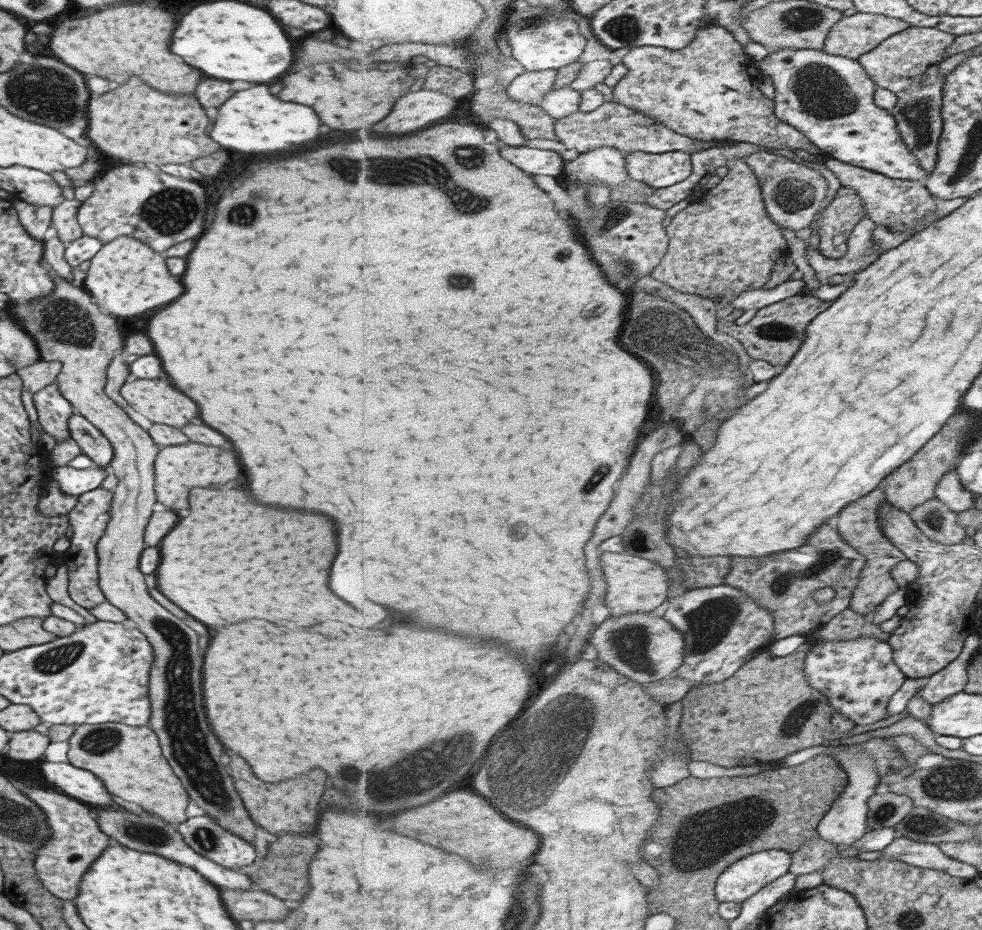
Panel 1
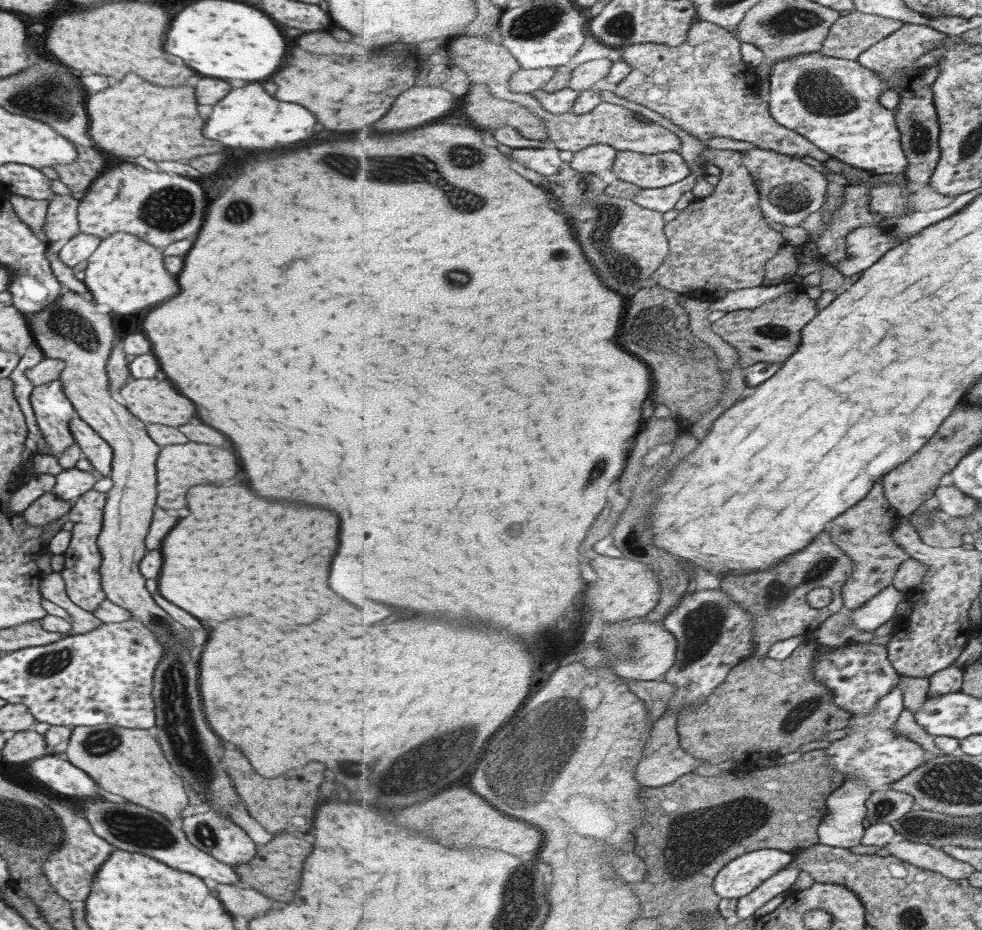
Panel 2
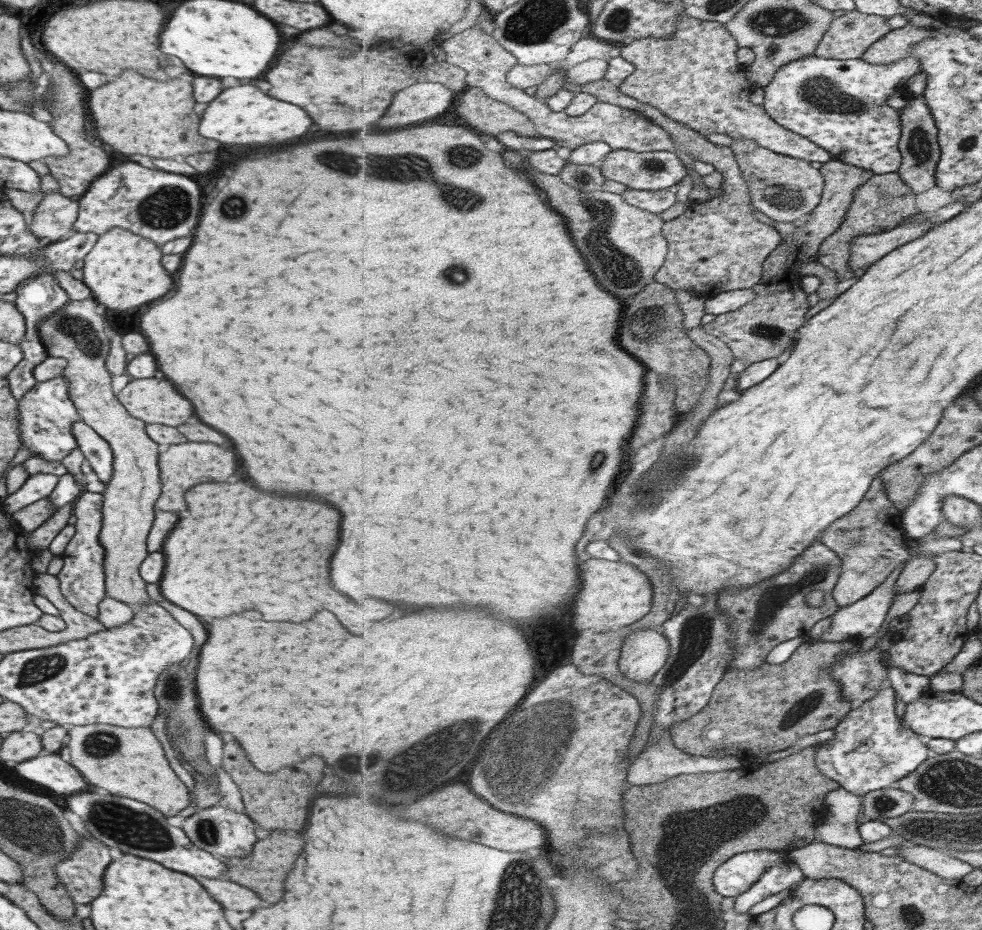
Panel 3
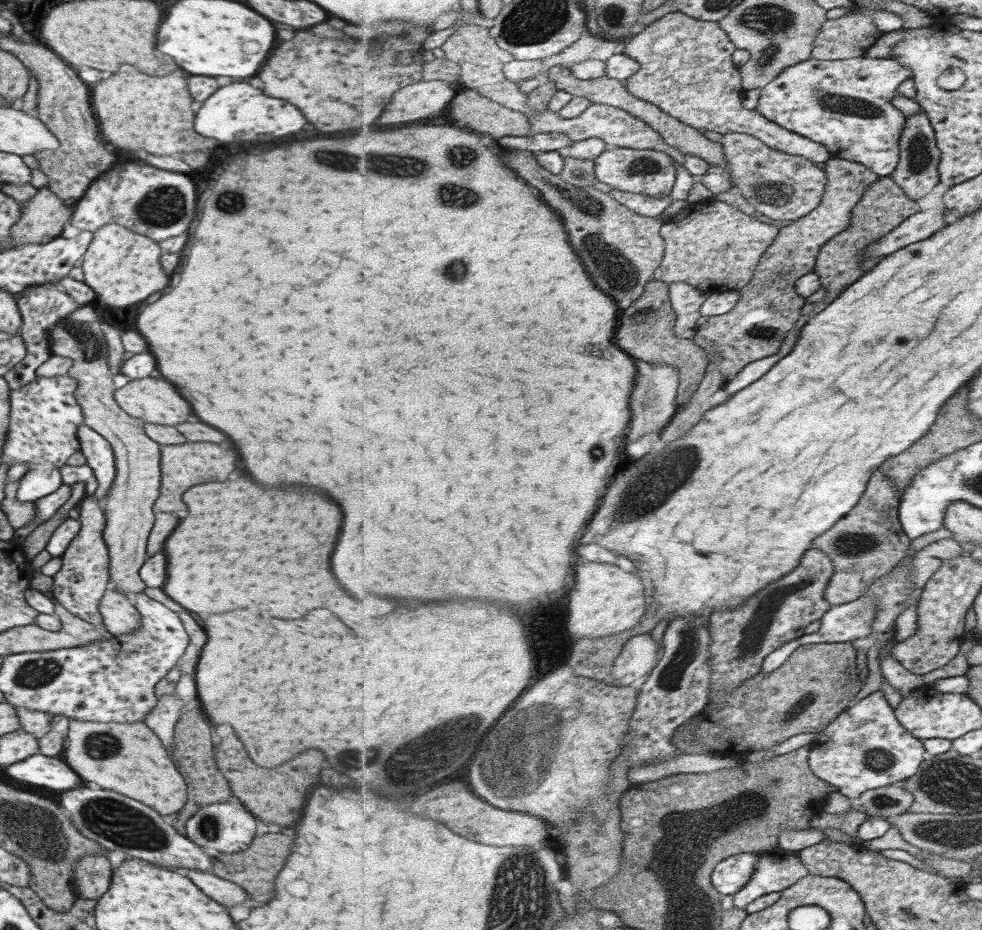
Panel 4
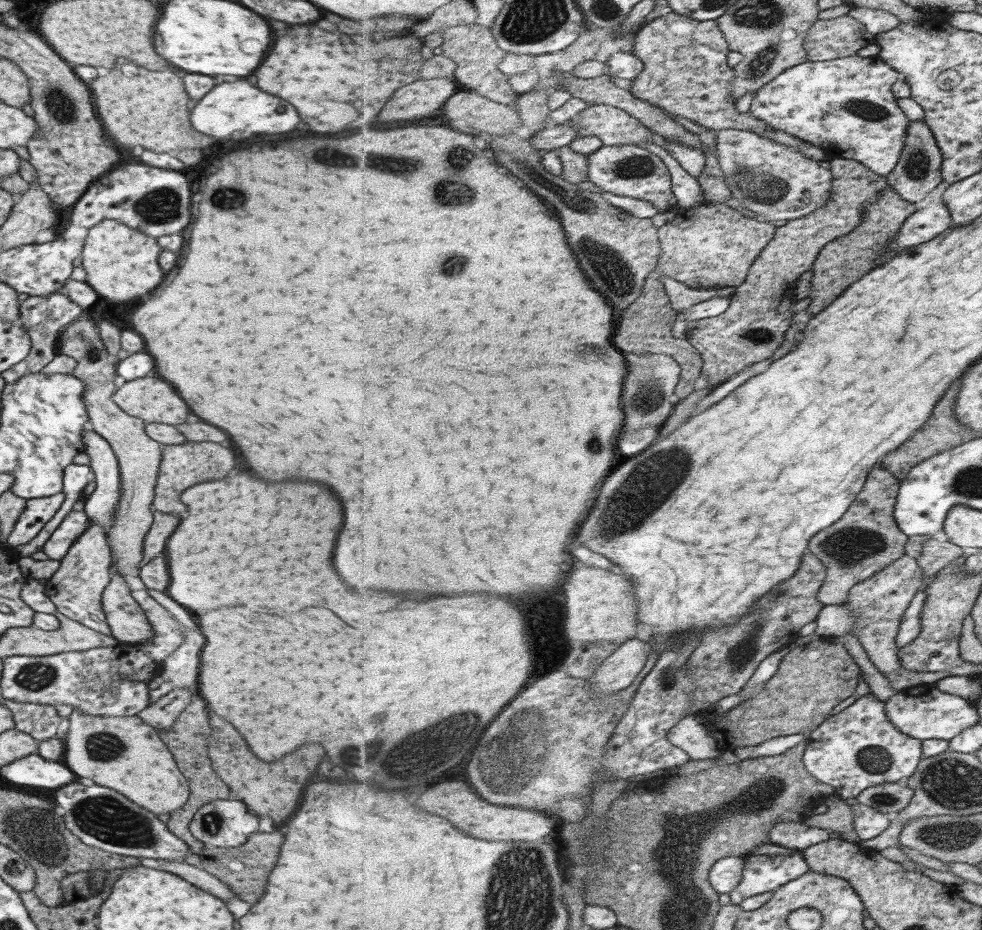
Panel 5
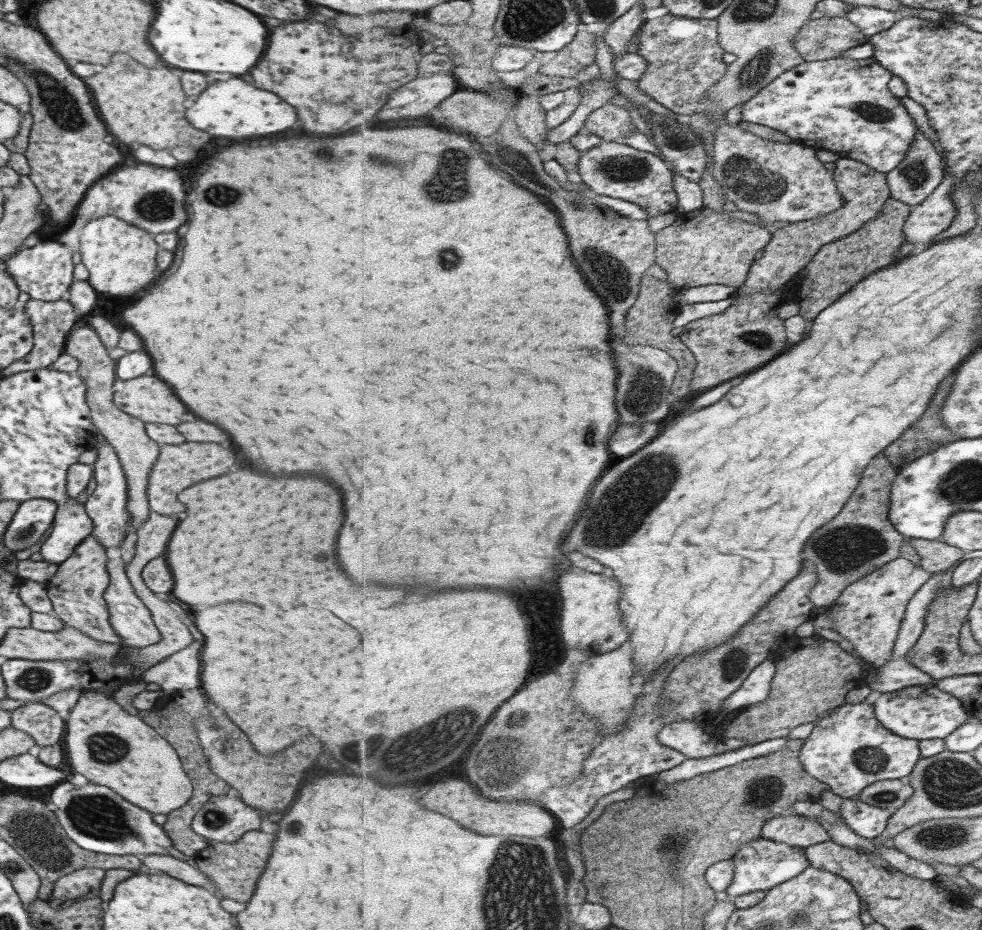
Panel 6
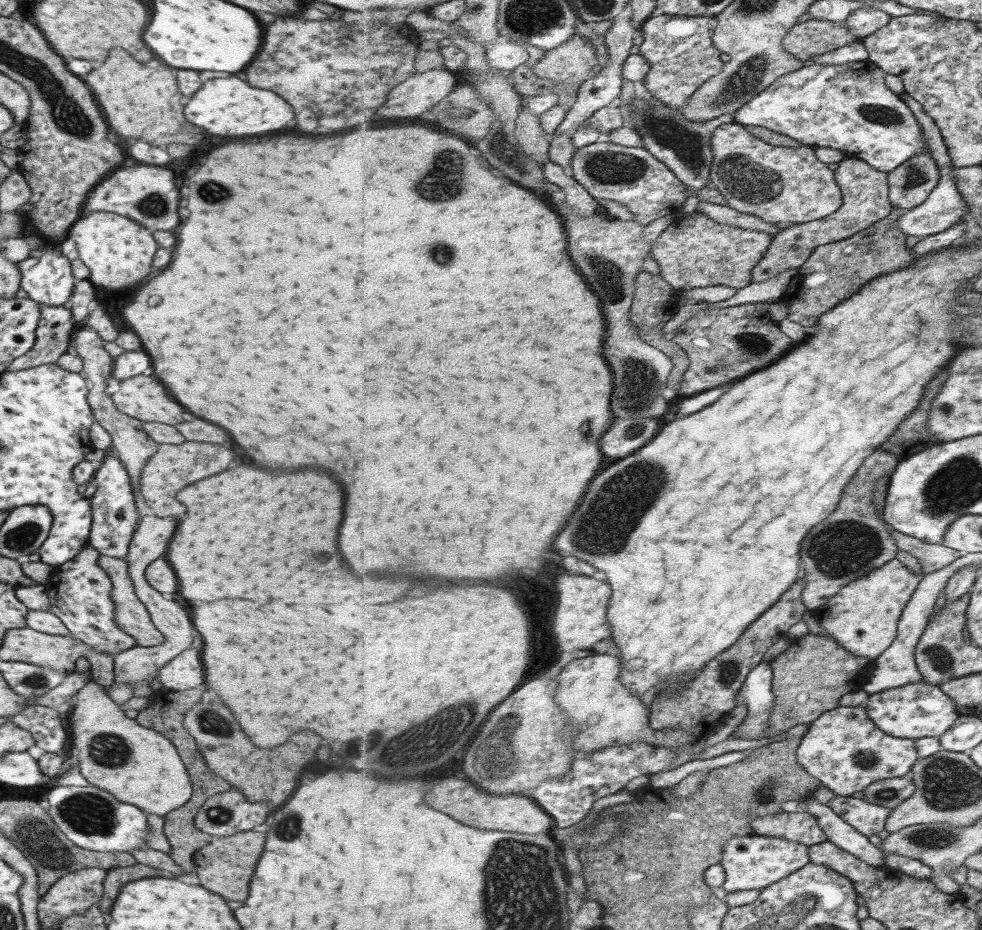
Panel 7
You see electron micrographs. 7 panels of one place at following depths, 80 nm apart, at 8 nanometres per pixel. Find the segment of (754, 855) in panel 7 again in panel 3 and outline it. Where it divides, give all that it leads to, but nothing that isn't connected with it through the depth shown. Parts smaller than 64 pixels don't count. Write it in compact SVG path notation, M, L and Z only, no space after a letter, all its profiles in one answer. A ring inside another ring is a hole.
M787 858L785 862L771 867L747 892L736 897L735 911L739 914L747 914L759 902L791 888L803 878L807 878L803 869Z

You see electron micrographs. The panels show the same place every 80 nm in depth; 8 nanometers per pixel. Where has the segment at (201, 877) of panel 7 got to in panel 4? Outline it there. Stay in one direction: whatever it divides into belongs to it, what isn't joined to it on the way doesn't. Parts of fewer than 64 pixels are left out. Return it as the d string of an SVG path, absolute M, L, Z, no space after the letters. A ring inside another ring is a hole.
M265 833L262 836L254 836L250 845L237 853L217 853L211 848L202 847L212 860L212 872L223 880L240 886L253 900L267 902L273 896L273 880L283 868L285 858L291 852L291 838L285 834Z

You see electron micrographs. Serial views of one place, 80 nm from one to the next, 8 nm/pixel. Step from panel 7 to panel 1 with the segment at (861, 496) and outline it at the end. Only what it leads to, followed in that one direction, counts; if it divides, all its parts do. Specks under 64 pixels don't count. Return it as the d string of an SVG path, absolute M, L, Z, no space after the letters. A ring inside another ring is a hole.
M875 489L867 496L852 502L839 514L837 528L840 533L868 558L868 564L864 568L863 575L860 576L860 585L854 592L850 606L851 609L862 615L876 612L878 606L882 606L891 594L900 589L898 582L891 576L891 570L900 562L908 559L908 556L886 537L882 529L883 516L880 513L880 506L886 502L886 489Z

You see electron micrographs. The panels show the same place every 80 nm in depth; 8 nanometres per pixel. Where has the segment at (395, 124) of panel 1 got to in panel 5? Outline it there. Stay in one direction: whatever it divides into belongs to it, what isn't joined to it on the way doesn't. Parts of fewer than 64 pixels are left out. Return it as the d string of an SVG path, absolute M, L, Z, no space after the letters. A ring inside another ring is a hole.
M451 78L413 81L395 93L395 98L391 98L391 102L383 108L379 118L383 122L427 118L444 106L460 88L456 79Z

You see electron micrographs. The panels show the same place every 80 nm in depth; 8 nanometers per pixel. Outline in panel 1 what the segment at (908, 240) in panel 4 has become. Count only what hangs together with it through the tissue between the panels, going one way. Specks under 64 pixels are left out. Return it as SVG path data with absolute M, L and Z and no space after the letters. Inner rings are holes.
M865 217L852 232L850 237L849 249L846 256L841 259L829 259L820 253L820 250L808 248L806 250L806 259L811 268L822 279L828 281L829 277L839 274L844 277L855 276L868 266L875 263L883 254L873 241L873 231L877 224Z

